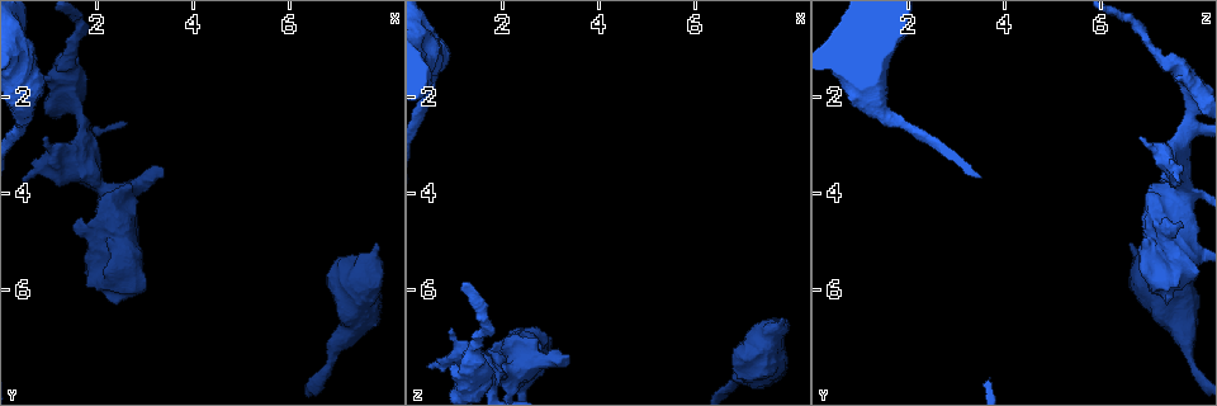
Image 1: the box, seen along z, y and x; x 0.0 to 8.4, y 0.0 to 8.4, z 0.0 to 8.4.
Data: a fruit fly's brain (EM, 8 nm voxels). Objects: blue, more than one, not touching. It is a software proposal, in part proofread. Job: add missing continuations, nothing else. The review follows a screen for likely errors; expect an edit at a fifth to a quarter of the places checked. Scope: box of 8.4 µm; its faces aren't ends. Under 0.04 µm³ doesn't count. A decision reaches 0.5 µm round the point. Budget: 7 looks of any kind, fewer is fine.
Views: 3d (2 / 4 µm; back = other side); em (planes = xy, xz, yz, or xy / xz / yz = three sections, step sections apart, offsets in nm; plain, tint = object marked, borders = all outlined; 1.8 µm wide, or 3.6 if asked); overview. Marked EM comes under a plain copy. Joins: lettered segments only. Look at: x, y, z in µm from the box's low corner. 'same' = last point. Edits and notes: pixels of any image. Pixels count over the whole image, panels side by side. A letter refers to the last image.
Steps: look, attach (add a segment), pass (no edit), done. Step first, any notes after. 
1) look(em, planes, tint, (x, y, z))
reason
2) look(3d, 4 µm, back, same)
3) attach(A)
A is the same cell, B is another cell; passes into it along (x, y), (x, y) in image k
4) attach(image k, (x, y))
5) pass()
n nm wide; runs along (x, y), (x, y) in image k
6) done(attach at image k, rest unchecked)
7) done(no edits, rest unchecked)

look(3d, 2 µm, back, (3.35, 3.45, 7.35))
stops while still wide

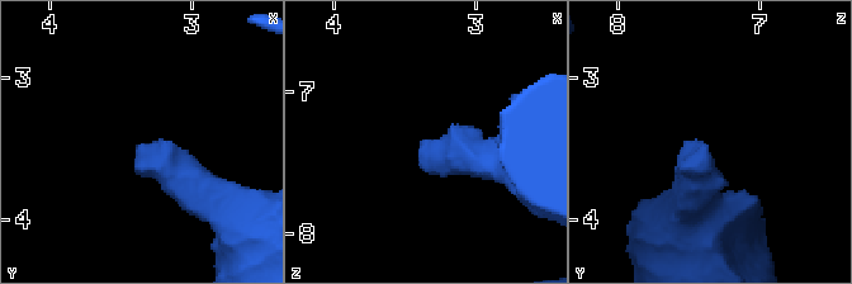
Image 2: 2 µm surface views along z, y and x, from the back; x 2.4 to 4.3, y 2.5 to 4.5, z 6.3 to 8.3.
look(em, 3.6 µm, planes, tint, (3.38, 3.48, 7.38))

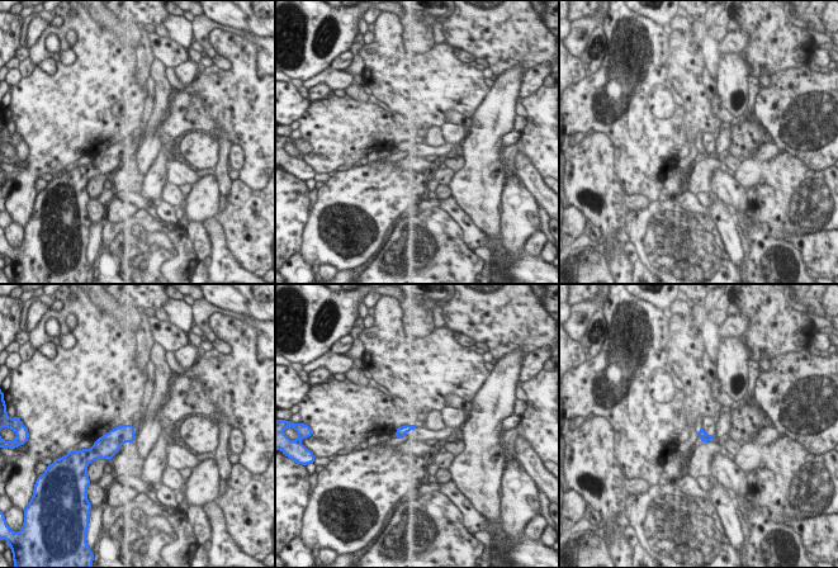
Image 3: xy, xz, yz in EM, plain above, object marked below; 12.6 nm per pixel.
look(em, 3.6 µm, planes, borders, same)

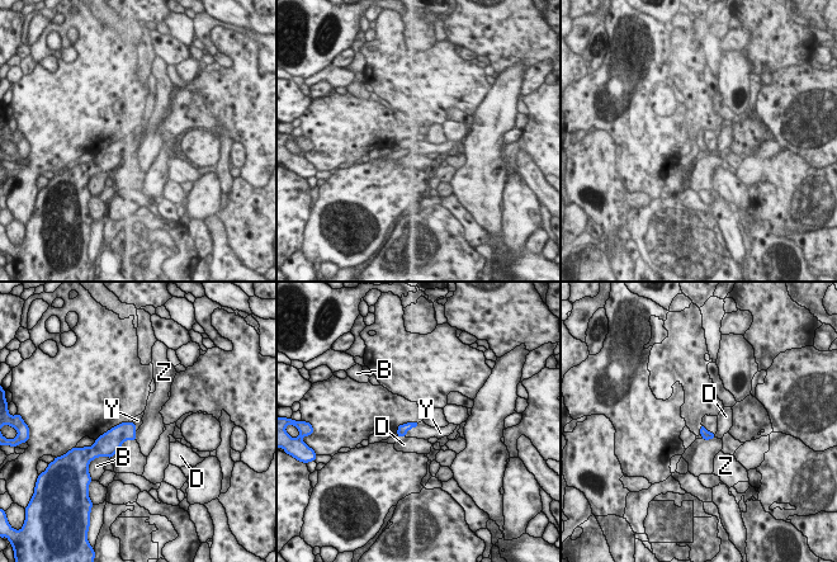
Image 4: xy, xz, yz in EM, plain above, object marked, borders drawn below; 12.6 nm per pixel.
attach(Y)
Y is the same cell, B, D and Z are other cells; passes into it along (402, 429), (411, 426), (422, 431) in image 4; the neuron continues

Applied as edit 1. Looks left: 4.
look(overview)

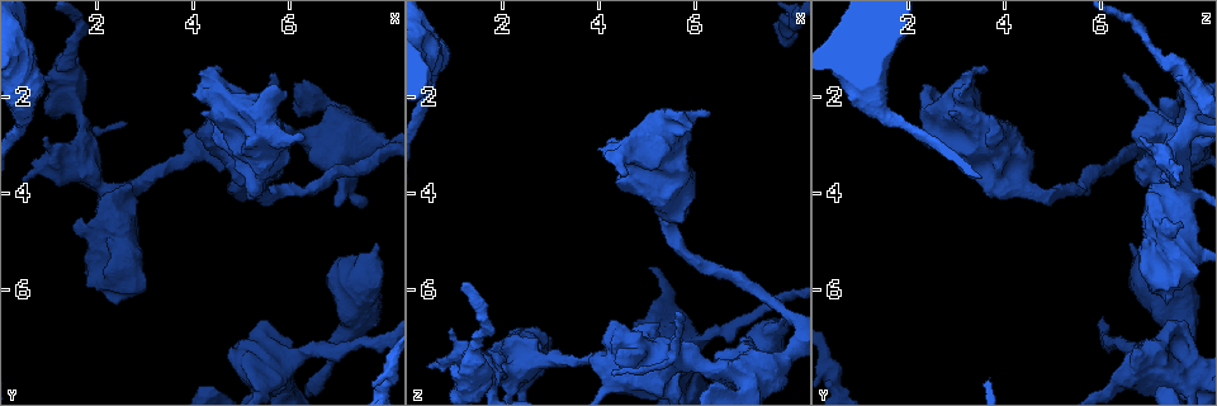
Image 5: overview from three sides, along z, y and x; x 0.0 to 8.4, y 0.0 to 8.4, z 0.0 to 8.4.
look(3d, 4 µm, (1.75, 4.65, 7.70))
an open end

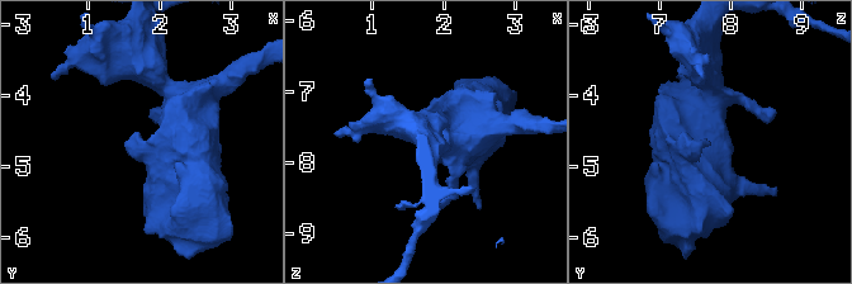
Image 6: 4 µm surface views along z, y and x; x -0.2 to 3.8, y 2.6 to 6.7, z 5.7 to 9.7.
look(em, planes, borders, (1.70, 4.70, 7.70))

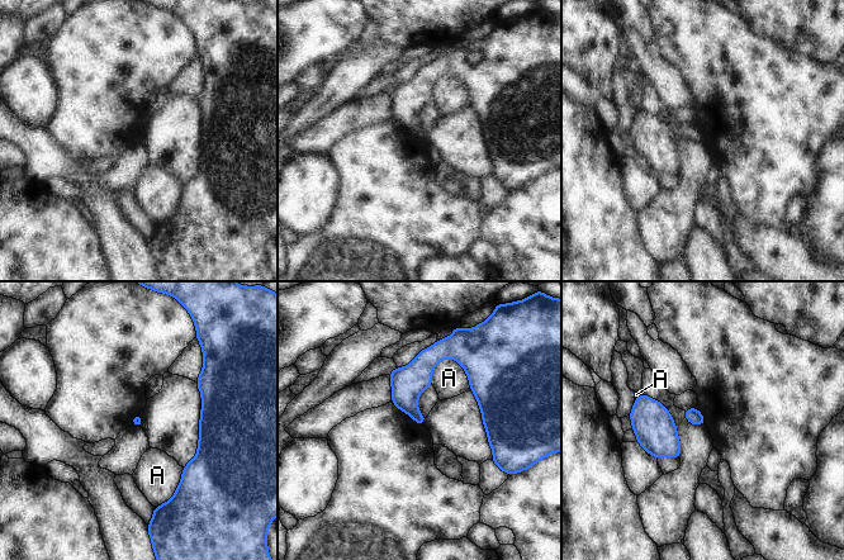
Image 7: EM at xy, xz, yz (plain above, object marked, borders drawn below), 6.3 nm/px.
pass()
A is another cell; border along (432, 368), (454, 359), (470, 388) in image 7; no lettered segment goes on from it

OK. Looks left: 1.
look(em, xy, step 4, borders, (0.90, 2.80, 6.85))
stops while still wide

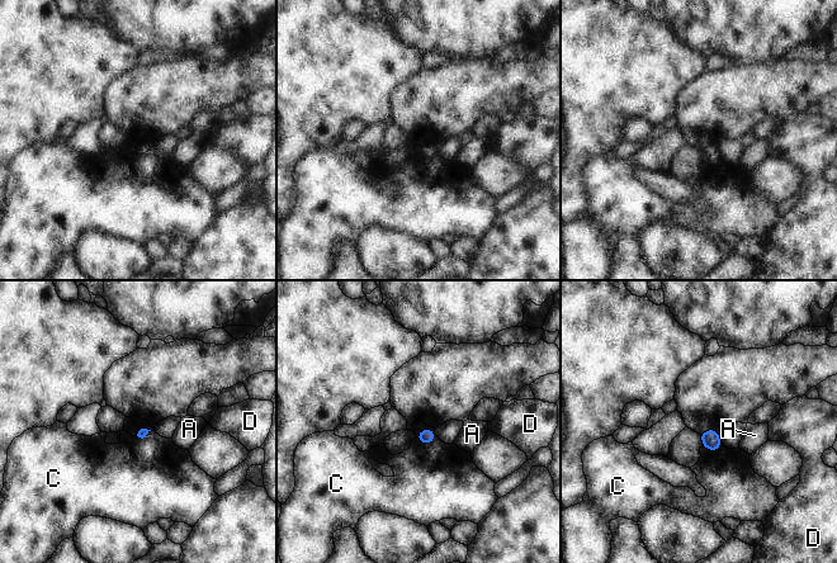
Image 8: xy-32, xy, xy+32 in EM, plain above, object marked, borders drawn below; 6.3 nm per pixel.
pass()
A, C and D are other cells; border along (435, 435), (429, 443), (417, 439) in image 8; none of them fits

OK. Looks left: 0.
done(attach at image 4, rest unchecked)

